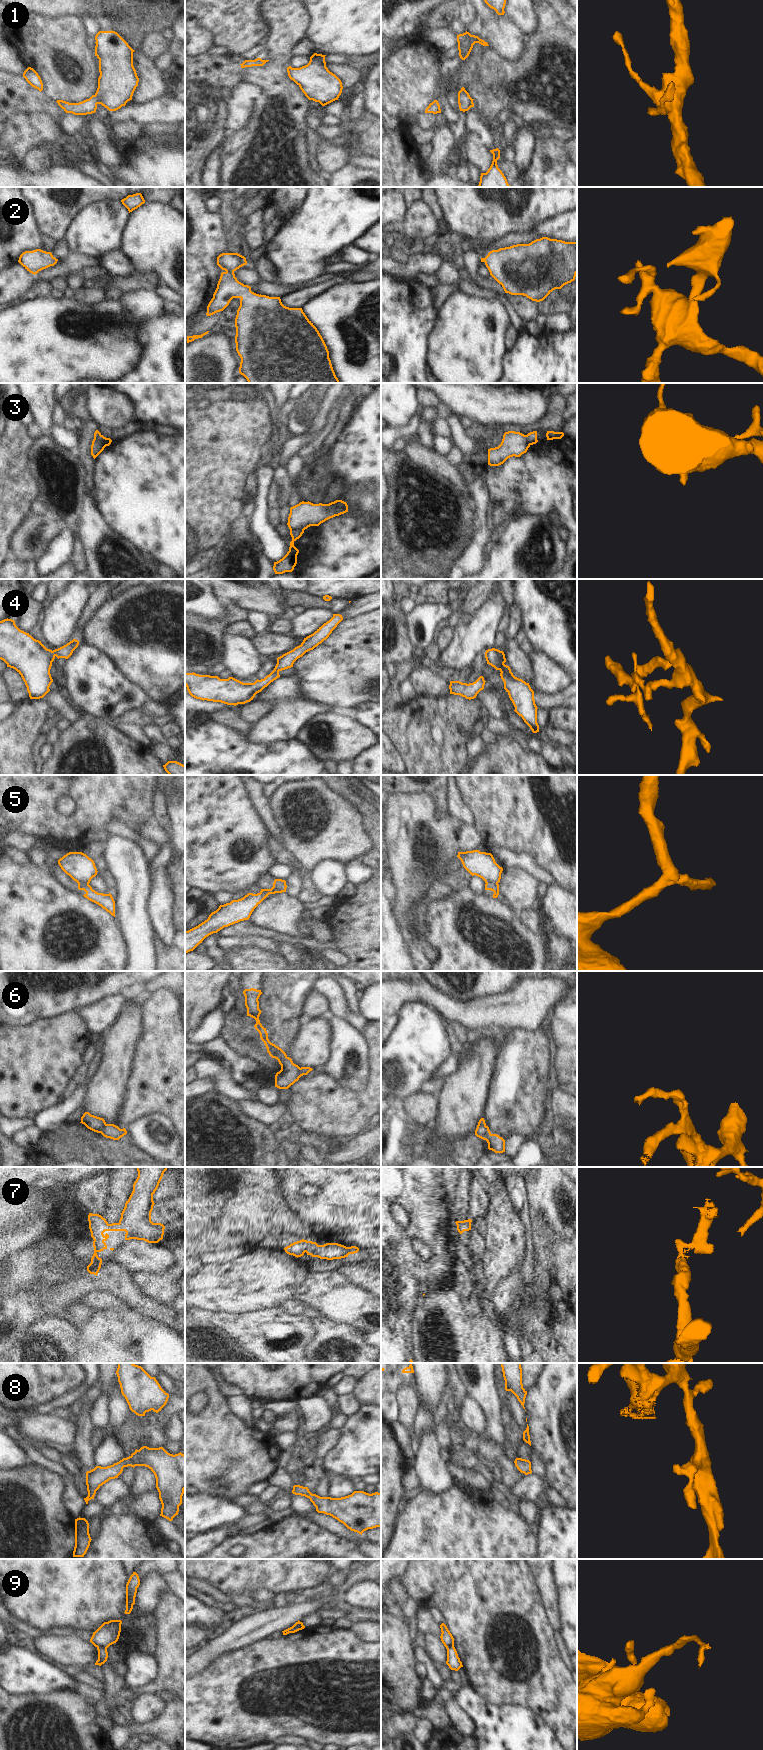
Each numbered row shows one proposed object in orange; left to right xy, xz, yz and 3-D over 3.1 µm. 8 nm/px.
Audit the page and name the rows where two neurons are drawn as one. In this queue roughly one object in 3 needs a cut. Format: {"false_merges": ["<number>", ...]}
{"false_merges": ["3", "5", "6", "9"]}

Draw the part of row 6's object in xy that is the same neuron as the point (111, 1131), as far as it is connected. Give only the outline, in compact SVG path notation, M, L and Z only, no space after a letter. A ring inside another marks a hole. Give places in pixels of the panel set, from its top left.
M105 1124L100 1133L106 1138L119 1140L121 1137L127 1134L127 1131L125 1128L120 1129L114 1124Z

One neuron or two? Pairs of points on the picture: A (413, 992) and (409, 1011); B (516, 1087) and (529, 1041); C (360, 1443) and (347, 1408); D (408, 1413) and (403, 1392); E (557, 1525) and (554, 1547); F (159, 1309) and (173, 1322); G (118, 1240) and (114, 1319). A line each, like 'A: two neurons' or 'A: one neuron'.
A: two neurons
B: one neuron
C: two neurons
D: one neuron
E: one neuron
F: one neuron
G: two neurons

